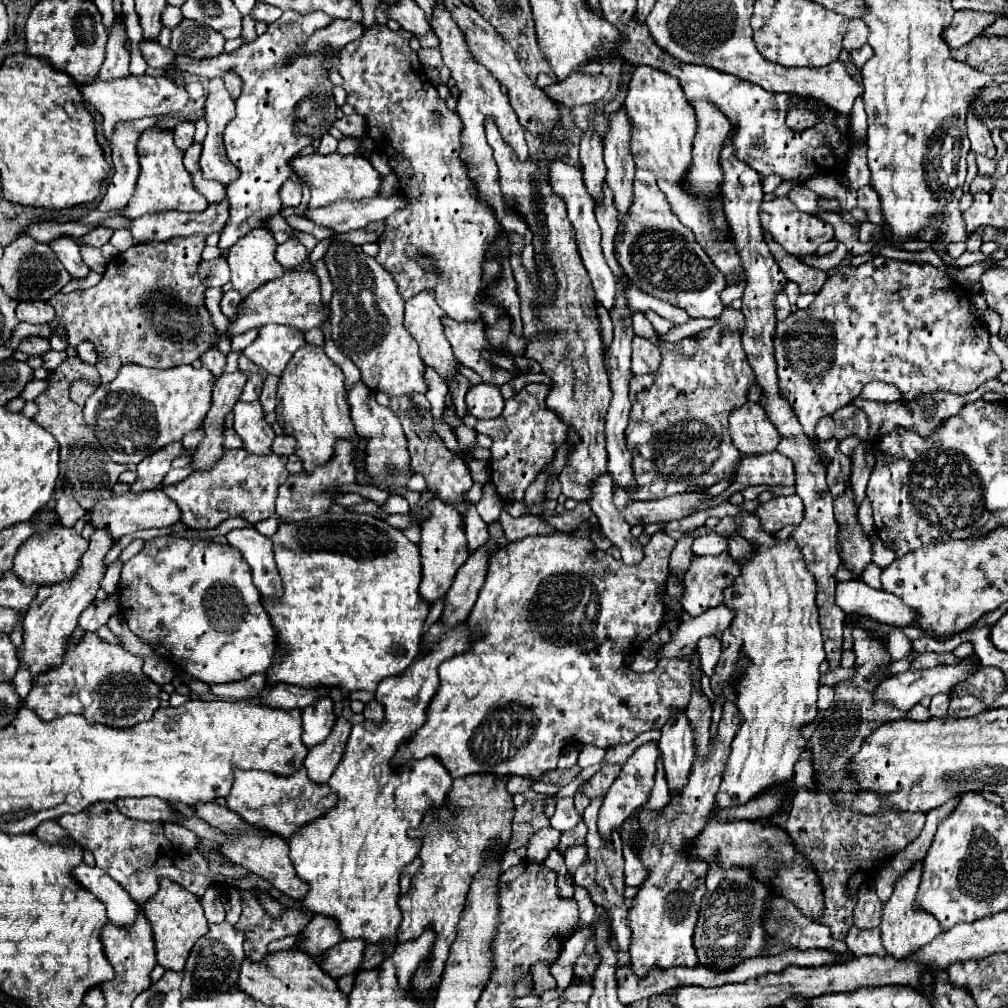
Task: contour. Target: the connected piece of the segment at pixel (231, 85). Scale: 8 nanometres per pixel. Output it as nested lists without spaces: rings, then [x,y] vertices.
[[[226,74],[224,76],[224,84],[226,84],[226,90],[230,92],[230,96],[236,100],[238,98],[238,94],[242,92],[242,80],[236,76],[236,74]]]

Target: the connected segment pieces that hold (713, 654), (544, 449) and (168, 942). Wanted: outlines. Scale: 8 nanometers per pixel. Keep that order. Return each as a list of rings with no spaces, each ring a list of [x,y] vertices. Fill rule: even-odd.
[[[706,636],[698,642],[698,654],[700,654],[700,668],[704,674],[712,676],[712,670],[720,658],[720,638]]]
[[[528,384],[518,394],[506,400],[502,414],[494,420],[478,420],[476,432],[492,438],[492,484],[504,500],[520,502],[524,490],[534,482],[536,474],[554,458],[554,452],[562,442],[566,442],[566,424],[560,422],[554,412],[546,406],[546,384]]]
[[[160,878],[158,892],[146,900],[146,904],[142,906],[142,912],[144,912],[146,920],[152,924],[158,964],[168,970],[182,970],[184,962],[190,954],[190,948],[208,930],[208,922],[204,918],[204,908],[200,904],[200,898],[196,894],[190,894],[176,882]]]

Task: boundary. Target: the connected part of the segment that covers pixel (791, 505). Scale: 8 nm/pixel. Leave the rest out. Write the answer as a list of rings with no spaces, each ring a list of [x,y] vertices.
[[[776,496],[770,502],[760,504],[756,516],[762,520],[762,526],[768,534],[776,534],[780,528],[788,524],[802,522],[802,500],[794,496]]]

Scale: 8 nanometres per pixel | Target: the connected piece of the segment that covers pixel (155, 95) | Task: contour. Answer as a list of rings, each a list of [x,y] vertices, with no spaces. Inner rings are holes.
[[[128,76],[128,78],[116,78],[116,80],[94,80],[90,82],[90,86],[80,86],[80,94],[84,98],[84,102],[88,102],[90,106],[94,106],[104,122],[102,122],[104,138],[110,147],[112,131],[118,122],[128,122],[128,120],[138,120],[144,116],[166,116],[172,112],[180,112],[186,102],[188,102],[188,94],[184,88],[176,86],[167,76]]]

